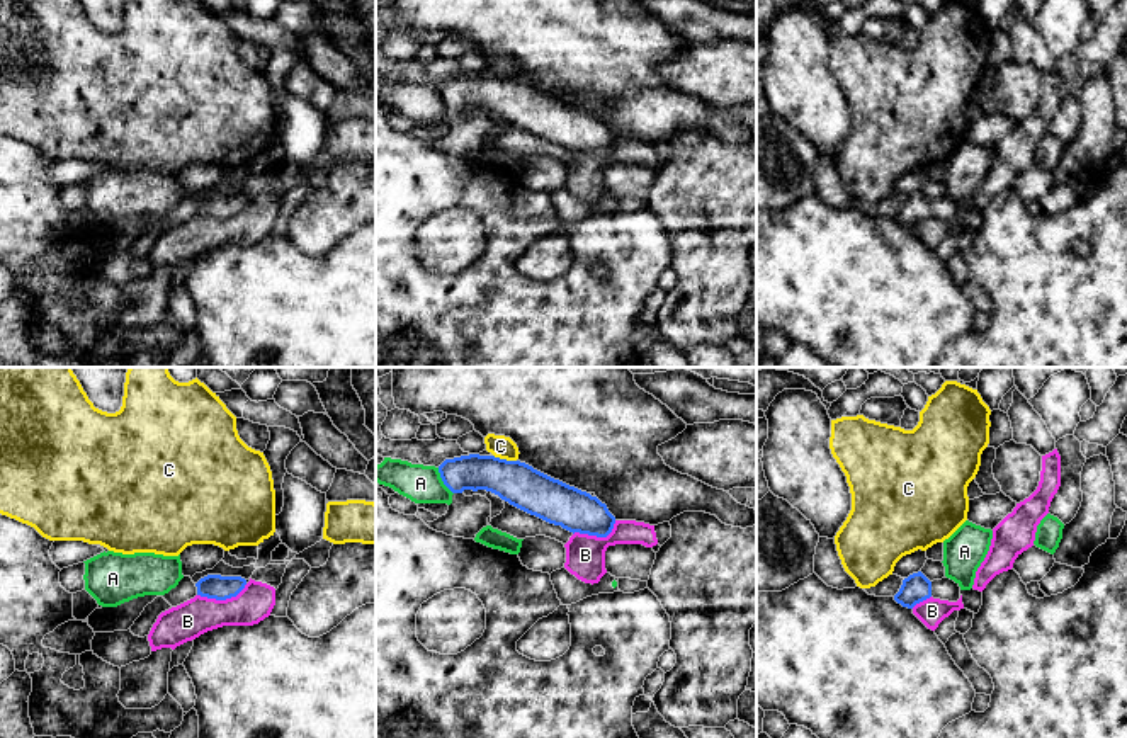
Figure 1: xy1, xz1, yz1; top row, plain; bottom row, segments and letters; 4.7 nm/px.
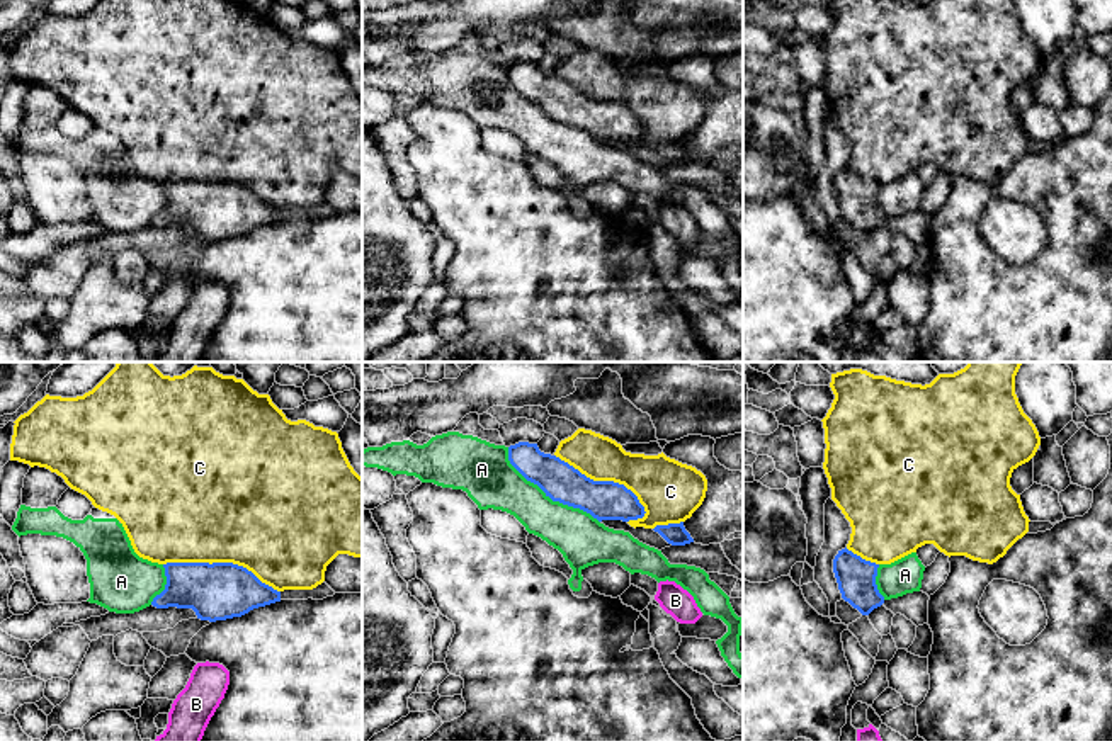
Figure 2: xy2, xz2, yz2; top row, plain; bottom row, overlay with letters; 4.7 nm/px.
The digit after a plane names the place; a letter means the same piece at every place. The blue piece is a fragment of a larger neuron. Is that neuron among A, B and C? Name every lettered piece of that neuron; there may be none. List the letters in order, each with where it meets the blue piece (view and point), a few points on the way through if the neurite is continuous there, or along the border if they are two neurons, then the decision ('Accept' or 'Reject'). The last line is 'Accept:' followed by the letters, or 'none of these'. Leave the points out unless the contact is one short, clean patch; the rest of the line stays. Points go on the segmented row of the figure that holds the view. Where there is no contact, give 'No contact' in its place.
A: Touches blue at xz2 (548, 495). Reject
B: Touches blue at xy1 (221, 599). Reject
C: Touches blue at xz2 (606, 481). Reject
Accept: none of these

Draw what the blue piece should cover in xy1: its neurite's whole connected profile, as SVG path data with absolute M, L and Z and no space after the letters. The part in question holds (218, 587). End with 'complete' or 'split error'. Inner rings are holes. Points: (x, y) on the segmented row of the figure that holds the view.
M207 575L201 578L197 587L197 595L226 600L236 597L246 585L246 580L241 576L221 576L221 575Z; complete

